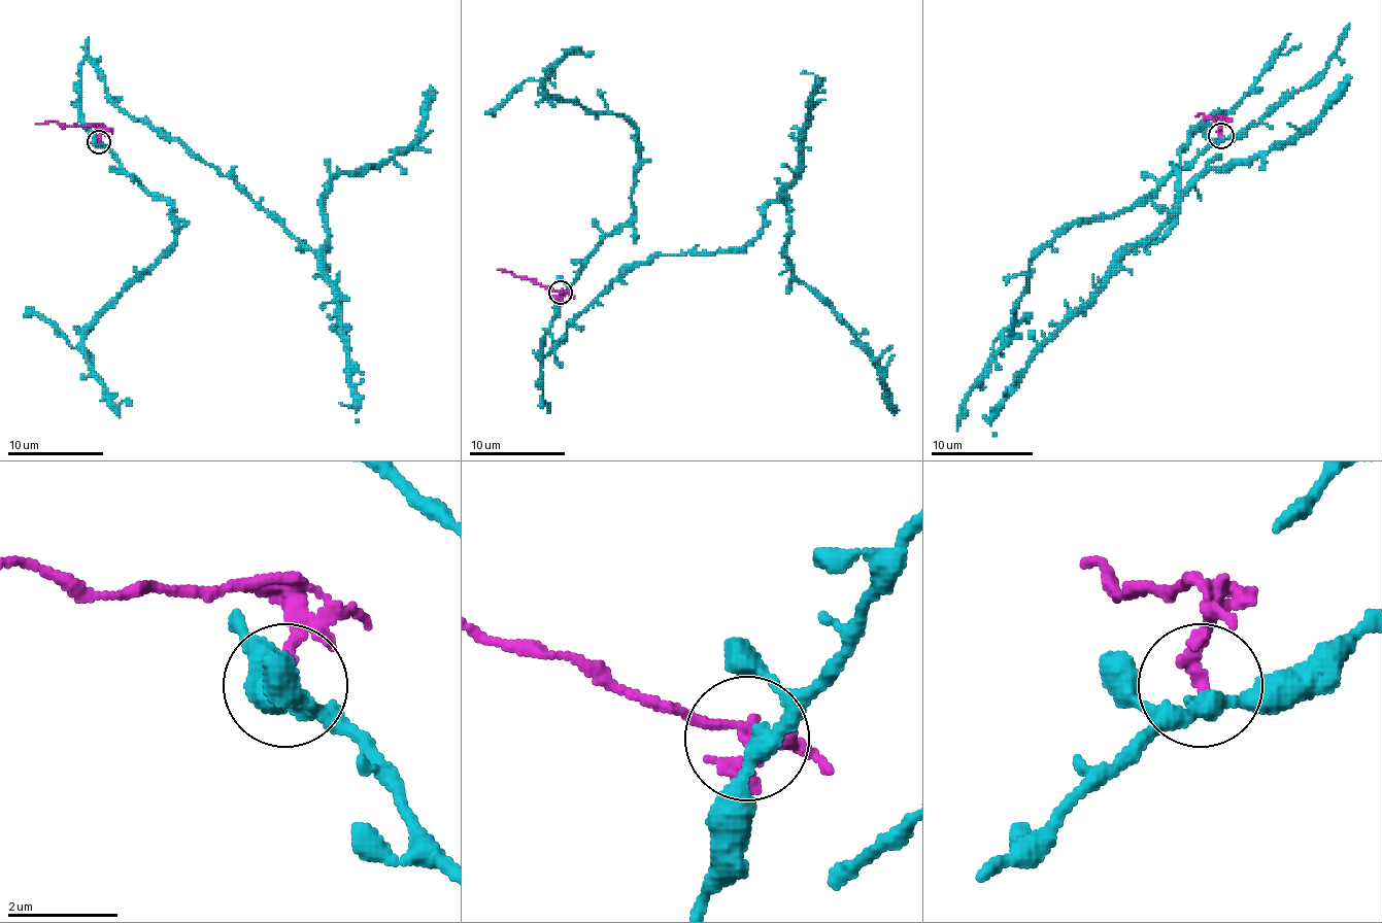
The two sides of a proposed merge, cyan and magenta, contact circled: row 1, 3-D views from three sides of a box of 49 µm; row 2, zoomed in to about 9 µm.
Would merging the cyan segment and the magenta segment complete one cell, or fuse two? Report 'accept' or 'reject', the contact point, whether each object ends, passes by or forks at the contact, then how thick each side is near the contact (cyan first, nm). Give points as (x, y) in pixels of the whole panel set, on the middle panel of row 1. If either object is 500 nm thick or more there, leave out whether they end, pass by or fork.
reject | (560, 293) | cyan passes by | magenta ends | 280/200 nm

